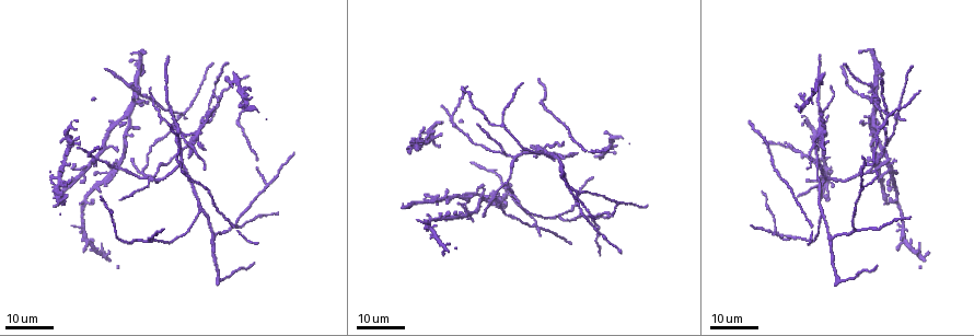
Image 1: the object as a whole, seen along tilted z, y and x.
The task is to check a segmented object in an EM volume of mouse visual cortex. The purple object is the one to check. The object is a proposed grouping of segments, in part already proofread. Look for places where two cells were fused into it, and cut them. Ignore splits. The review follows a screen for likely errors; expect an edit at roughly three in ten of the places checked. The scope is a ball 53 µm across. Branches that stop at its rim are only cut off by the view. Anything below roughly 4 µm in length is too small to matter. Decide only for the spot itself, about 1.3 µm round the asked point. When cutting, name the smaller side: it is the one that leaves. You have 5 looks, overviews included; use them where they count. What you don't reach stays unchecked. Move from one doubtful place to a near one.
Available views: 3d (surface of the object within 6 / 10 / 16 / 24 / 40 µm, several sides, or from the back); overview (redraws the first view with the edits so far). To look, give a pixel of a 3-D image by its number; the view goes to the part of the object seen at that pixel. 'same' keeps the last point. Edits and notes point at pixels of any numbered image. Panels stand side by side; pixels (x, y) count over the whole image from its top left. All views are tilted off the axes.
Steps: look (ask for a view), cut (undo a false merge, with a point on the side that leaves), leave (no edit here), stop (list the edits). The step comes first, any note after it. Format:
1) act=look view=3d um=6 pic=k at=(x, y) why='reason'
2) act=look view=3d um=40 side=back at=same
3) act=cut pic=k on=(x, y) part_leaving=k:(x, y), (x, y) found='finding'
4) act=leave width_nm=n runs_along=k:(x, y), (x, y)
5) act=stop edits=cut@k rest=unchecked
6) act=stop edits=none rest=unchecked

act=look view=3d um=24 pic=1 at=(616, 205) why='three-way junction'

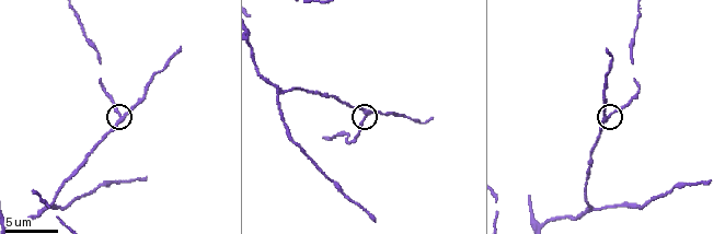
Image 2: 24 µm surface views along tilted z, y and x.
act=look view=3d um=10 pic=2 at=(366, 114)

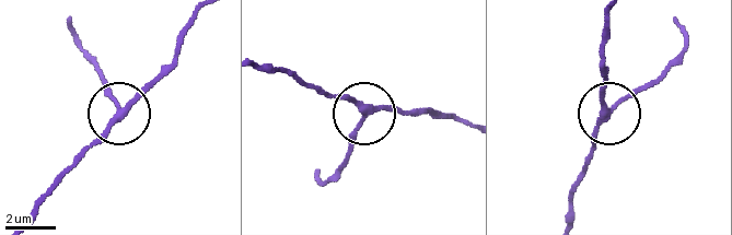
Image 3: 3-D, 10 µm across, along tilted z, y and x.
act=leave arms=3 runs_along=3:(263, 67), (368, 112), (427, 110) found='continuous, no second cell'

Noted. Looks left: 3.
act=look view=3d um=16 pic=1 at=(202, 212) why='arms part here'

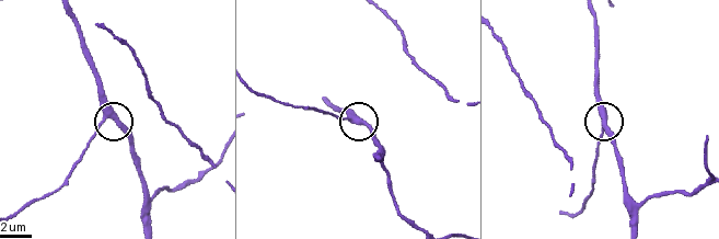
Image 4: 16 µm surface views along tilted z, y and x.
act=look view=3d um=10 pic=4 at=(604, 117)

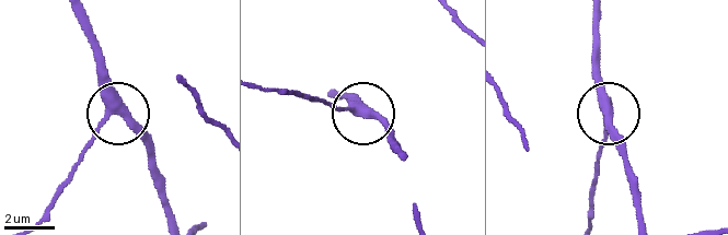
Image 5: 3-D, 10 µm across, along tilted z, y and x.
act=leave runs_along=5:(593, 10), (597, 92), (607, 112), (599, 152) found='one cell here'

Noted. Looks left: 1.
act=stop edits=none rest=unchecked

